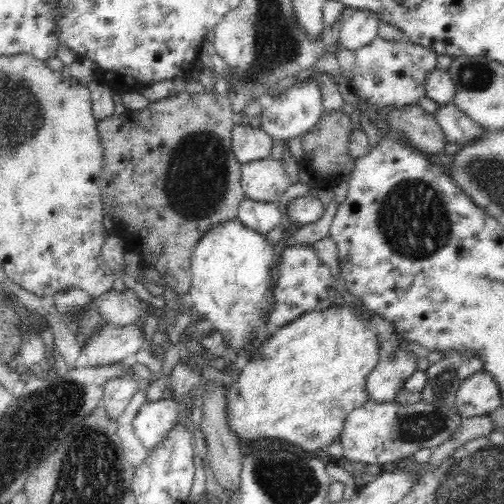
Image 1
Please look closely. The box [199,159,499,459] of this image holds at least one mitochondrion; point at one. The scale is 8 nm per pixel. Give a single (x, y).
(413, 220)

